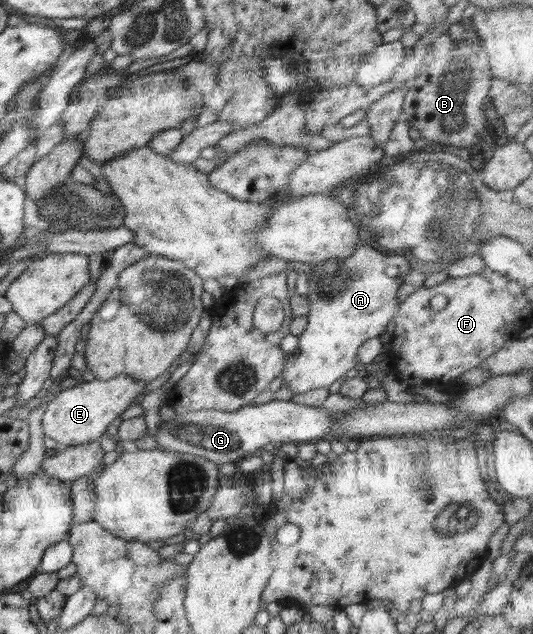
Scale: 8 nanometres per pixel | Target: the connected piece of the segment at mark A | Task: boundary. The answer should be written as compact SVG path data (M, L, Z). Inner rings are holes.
M367 244L359 245L351 256L343 262L323 262L315 267L314 276L308 276L309 302L308 326L298 337L299 352L286 353L283 375L284 383L295 393L305 393L315 388L327 388L338 378L341 378L351 368L364 369L363 364L358 361L359 348L370 339L380 337L389 320L394 317L398 308L397 291L403 285L405 277L411 272L411 266L404 255L384 254Z

